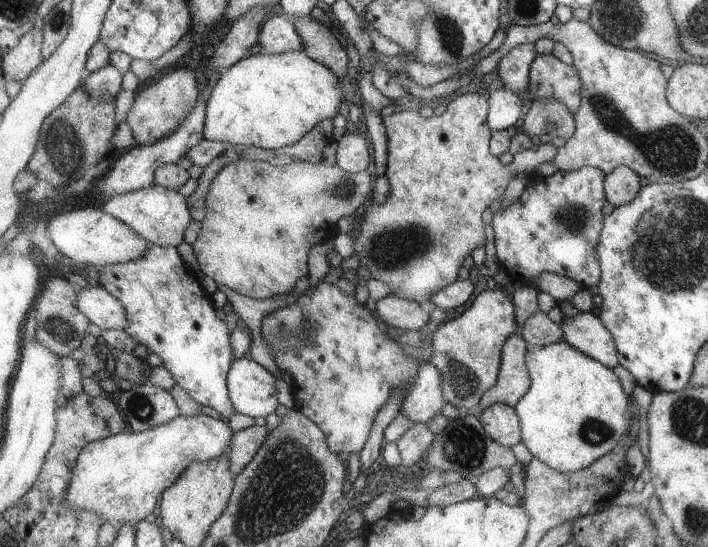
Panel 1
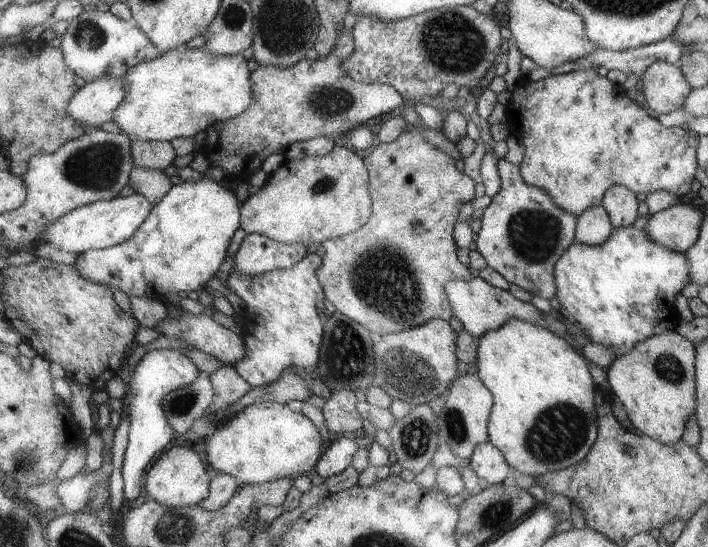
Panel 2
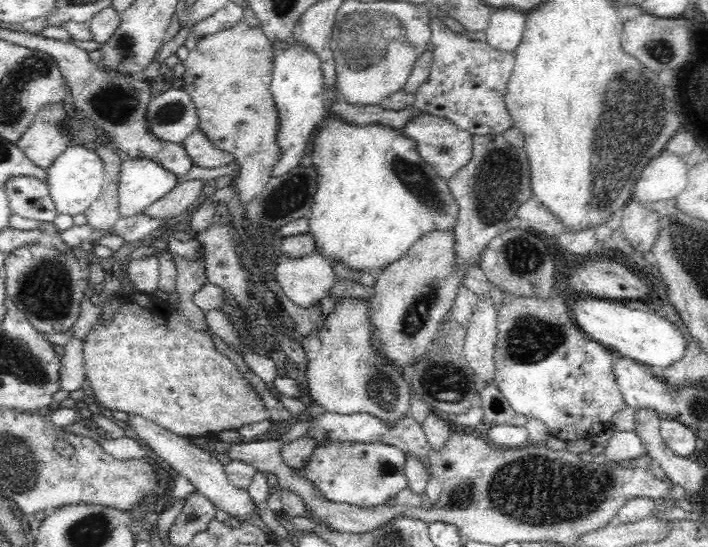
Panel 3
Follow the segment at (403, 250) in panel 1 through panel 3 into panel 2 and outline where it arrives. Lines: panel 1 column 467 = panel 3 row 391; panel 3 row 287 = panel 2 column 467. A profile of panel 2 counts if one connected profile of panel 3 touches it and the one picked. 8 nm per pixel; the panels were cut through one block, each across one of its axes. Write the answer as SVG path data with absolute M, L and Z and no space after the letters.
M419 128L407 130L391 144L381 142L365 162L371 172L369 188L373 196L373 216L353 234L323 244L325 256L323 266L317 270L317 278L327 292L327 300L351 320L367 326L375 338L417 328L429 320L451 320L455 314L447 298L447 282L473 280L473 268L459 260L455 228L461 208L475 198L477 180L457 170L453 158L421 138Z

